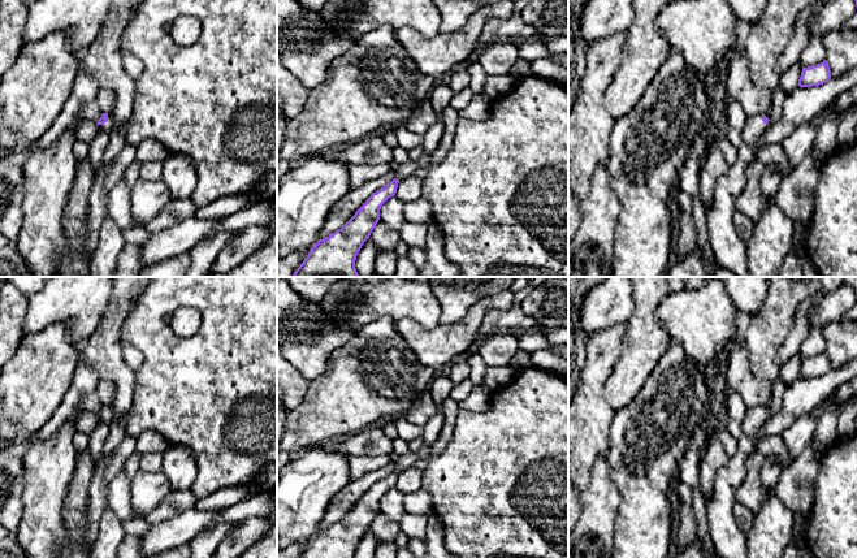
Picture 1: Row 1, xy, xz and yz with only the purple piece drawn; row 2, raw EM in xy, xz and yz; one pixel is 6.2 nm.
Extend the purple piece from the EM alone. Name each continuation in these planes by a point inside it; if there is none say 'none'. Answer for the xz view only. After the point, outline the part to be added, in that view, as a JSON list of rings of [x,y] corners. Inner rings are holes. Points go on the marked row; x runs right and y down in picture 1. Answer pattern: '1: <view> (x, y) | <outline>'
1: xz (406, 169) | [[[408,160],[408,161],[399,165],[399,169],[395,173],[395,178],[401,181],[406,177],[410,177],[419,168],[420,168],[419,160]]]

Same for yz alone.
1: yz (754, 126) | [[[762,113],[746,118],[744,125],[744,143],[750,144],[767,129]]]

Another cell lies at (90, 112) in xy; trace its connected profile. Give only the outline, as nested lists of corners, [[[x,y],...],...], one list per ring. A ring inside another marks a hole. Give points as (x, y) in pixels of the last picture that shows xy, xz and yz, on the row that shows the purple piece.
[[[86,103],[81,107],[79,111],[79,120],[87,121],[90,125],[94,125],[98,122],[98,120],[101,117],[103,111],[99,108],[99,105],[94,103]]]

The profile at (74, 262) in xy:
[[[86,157],[77,169],[64,212],[62,228],[68,247],[61,256],[55,277],[92,277],[91,259],[94,254],[85,252],[83,245],[87,237],[88,198],[95,177],[96,170]]]

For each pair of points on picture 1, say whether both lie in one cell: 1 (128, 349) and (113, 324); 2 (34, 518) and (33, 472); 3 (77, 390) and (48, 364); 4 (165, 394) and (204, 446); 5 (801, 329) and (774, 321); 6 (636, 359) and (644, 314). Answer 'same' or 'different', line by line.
1: different
2: same
3: different
4: same
5: different
6: same

